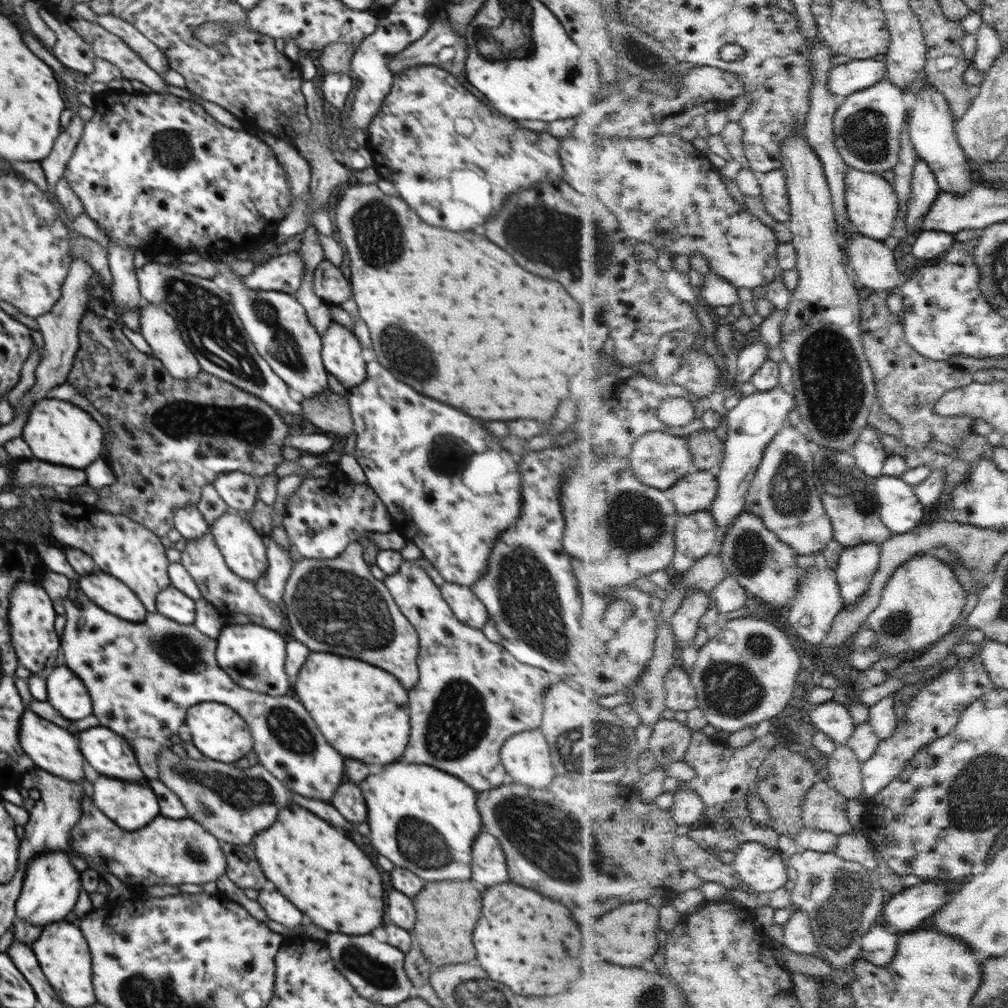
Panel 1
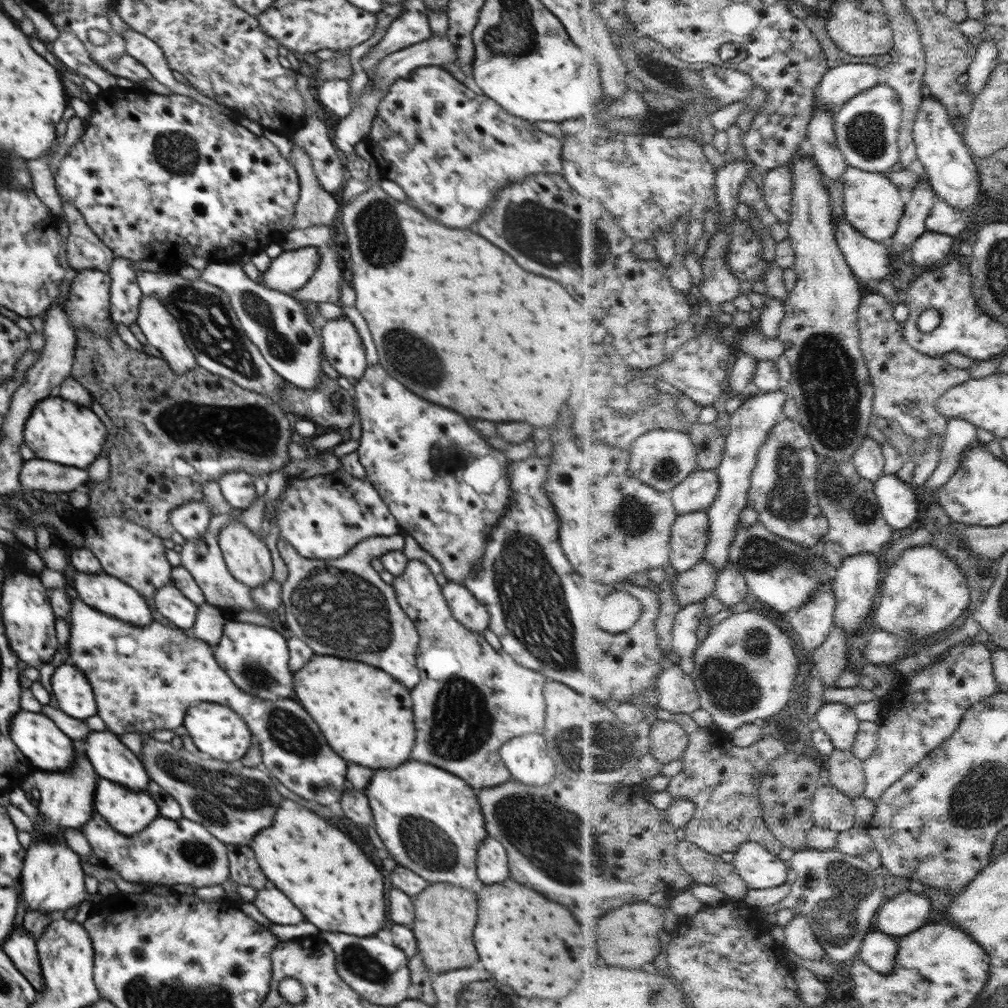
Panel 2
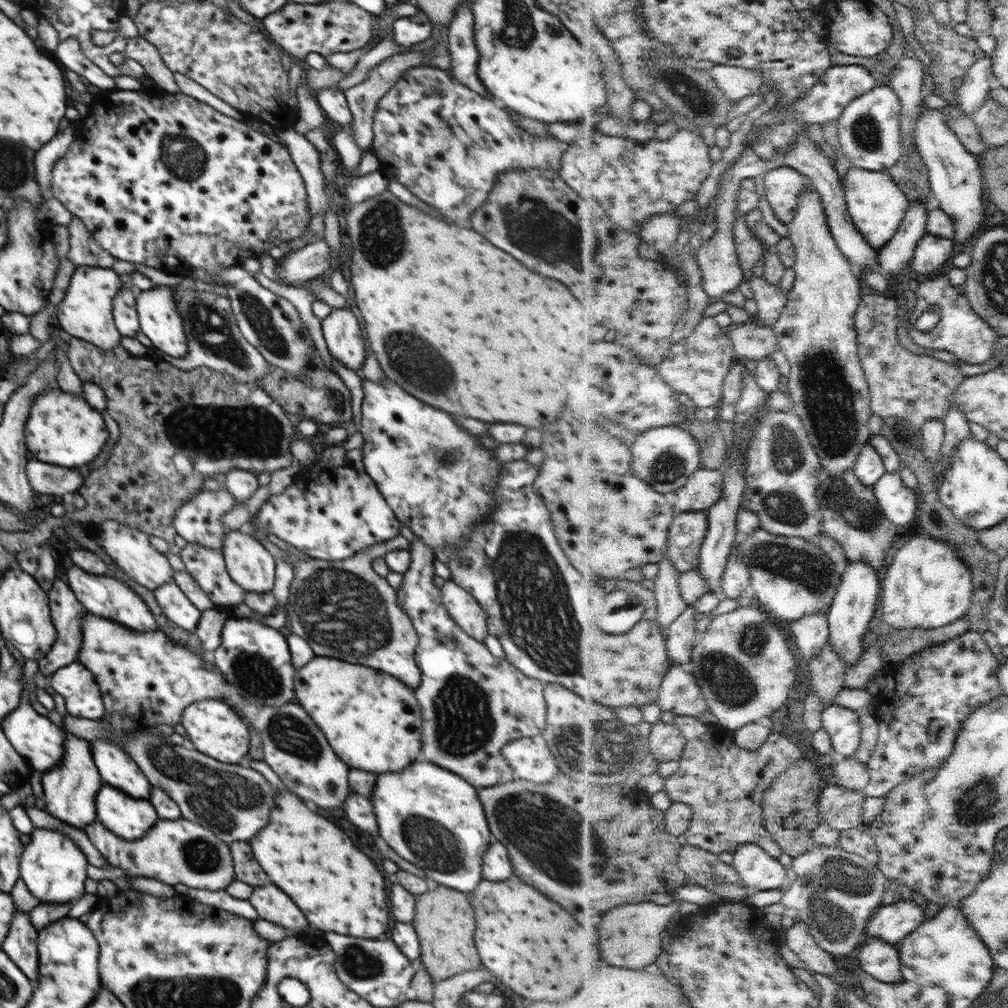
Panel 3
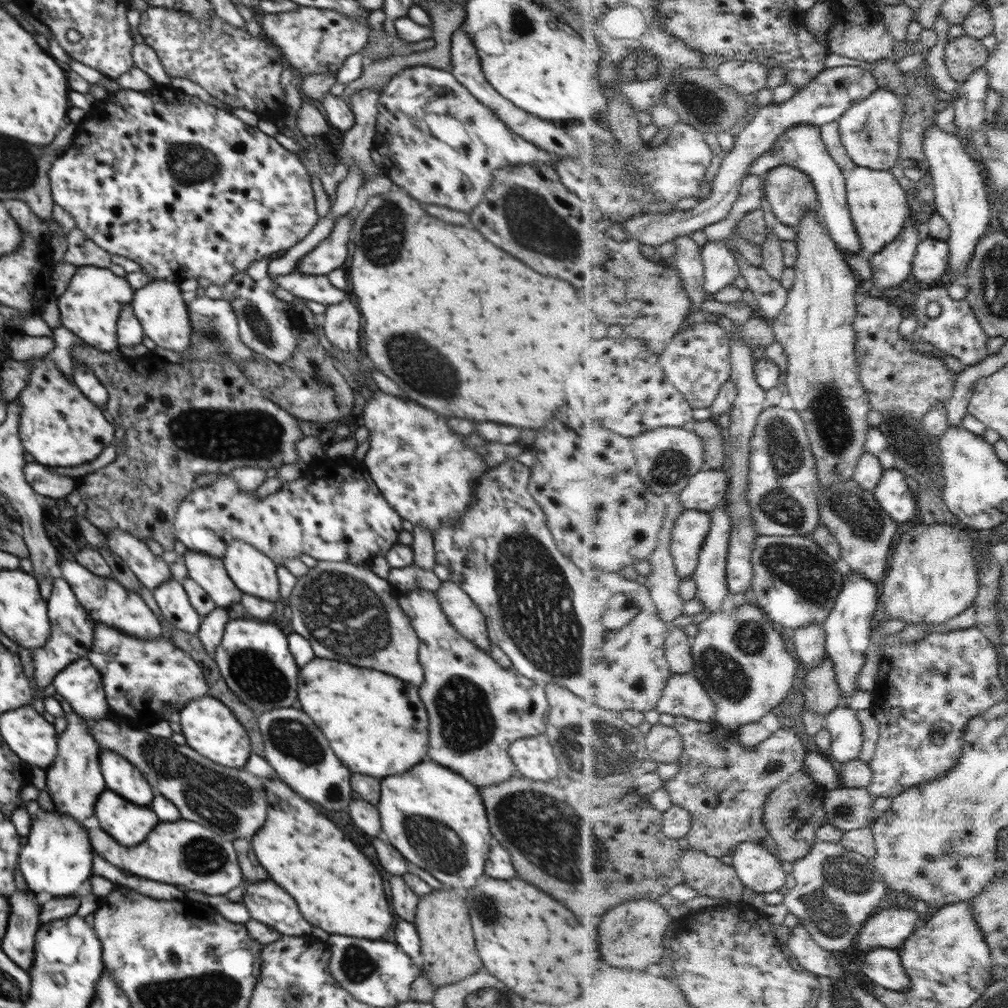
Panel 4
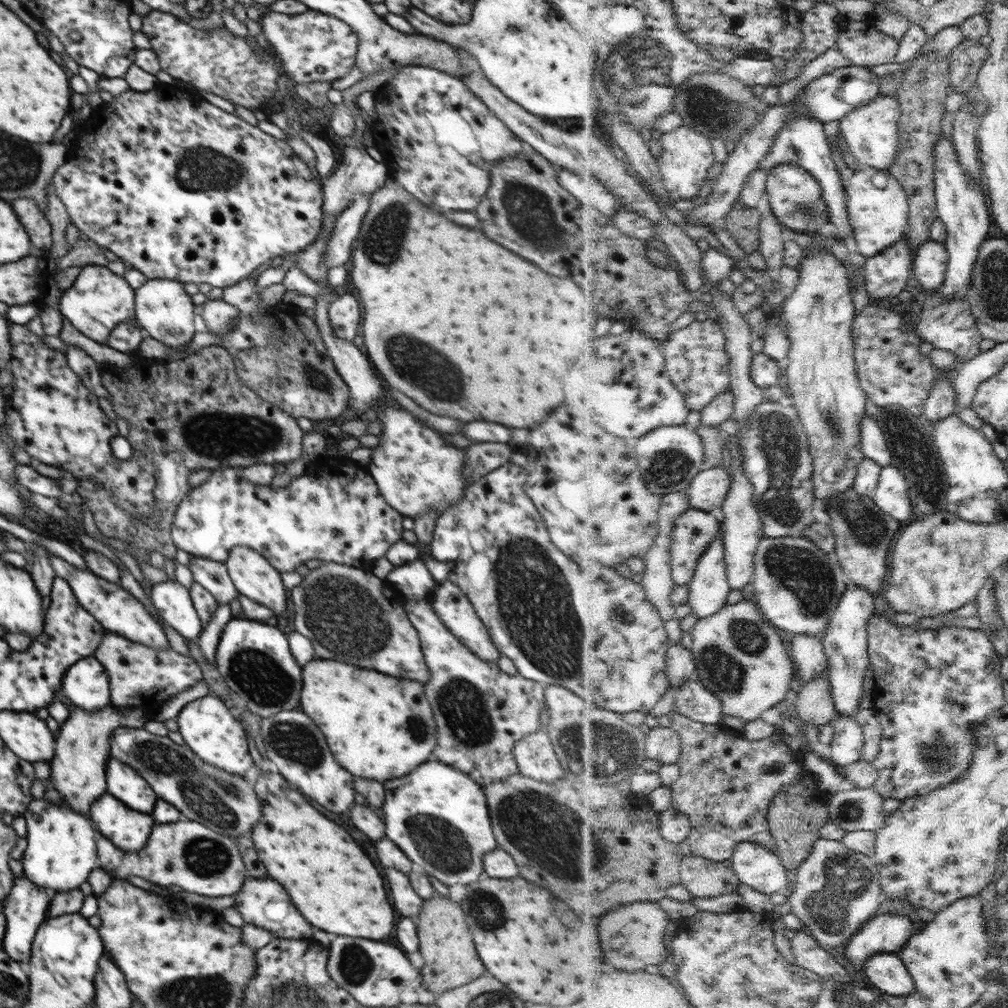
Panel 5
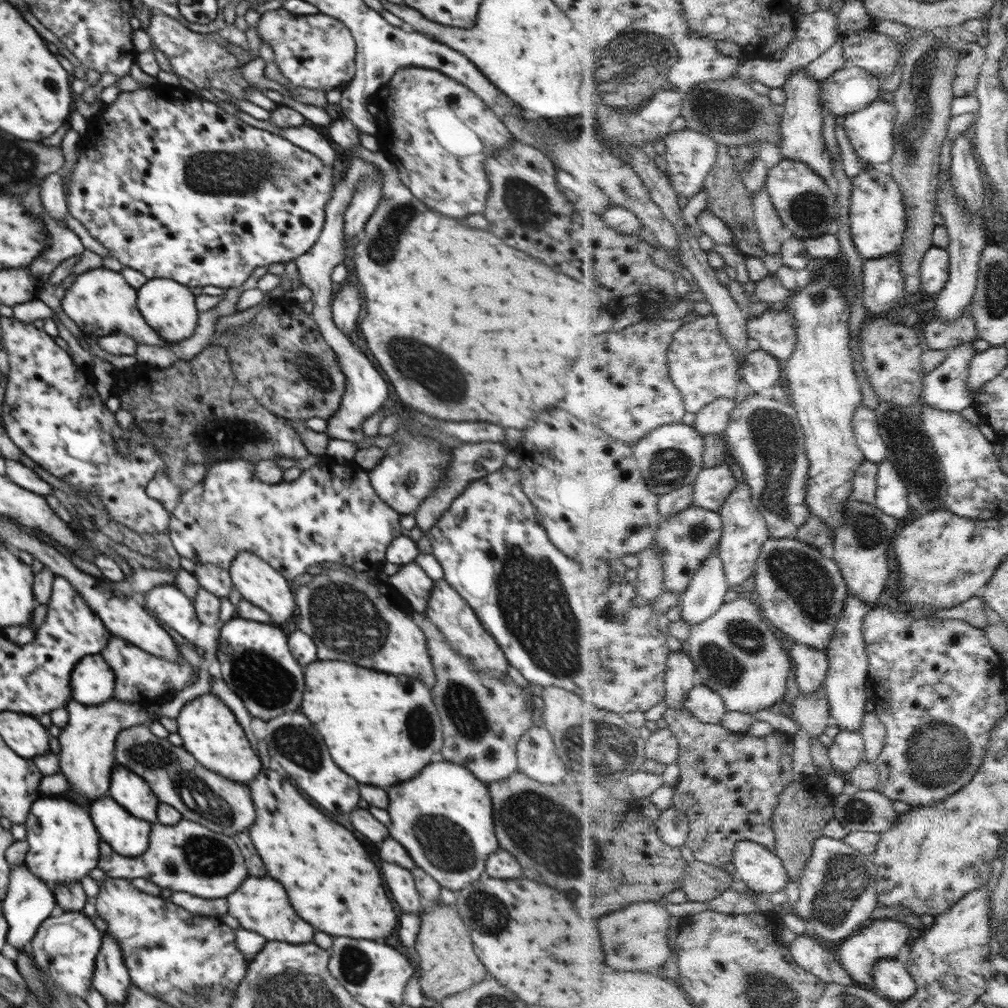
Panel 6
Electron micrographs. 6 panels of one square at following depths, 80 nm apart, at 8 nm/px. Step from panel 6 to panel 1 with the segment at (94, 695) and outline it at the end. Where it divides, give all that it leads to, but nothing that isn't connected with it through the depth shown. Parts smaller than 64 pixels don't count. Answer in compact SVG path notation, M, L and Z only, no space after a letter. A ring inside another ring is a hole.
M64 666L55 668L45 681L47 701L64 718L76 721L93 714L86 685L70 669Z

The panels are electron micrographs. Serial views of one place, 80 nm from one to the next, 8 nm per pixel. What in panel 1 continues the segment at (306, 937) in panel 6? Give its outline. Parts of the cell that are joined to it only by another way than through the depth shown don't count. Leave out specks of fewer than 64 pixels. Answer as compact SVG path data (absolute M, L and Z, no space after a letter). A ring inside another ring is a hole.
M260 890L257 901L266 911L267 917L274 922L280 922L288 929L300 926L302 922L302 912L290 904L280 892L276 890Z

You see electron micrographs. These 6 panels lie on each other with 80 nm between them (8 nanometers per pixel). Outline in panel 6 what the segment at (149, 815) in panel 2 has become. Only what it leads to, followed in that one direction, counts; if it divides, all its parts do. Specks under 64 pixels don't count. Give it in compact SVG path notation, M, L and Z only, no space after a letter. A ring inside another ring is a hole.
M108 796L92 802L89 813L101 840L107 842L114 852L132 858L147 851L152 823L134 818Z

